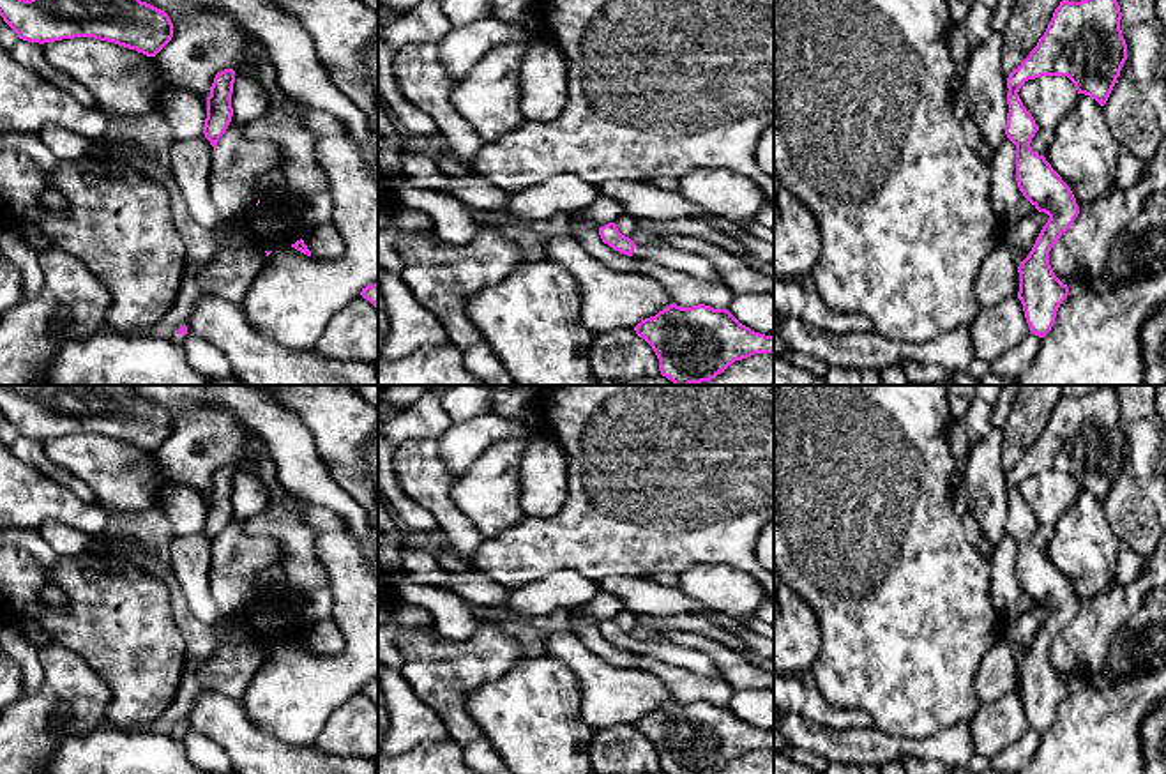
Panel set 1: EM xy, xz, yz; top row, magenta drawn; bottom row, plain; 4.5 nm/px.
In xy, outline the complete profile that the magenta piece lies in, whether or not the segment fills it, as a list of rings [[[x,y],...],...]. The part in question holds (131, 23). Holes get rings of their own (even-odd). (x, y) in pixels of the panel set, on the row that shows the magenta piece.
[[[0,0],[0,16],[28,42],[94,37],[155,57],[173,37],[170,16],[141,0]]]

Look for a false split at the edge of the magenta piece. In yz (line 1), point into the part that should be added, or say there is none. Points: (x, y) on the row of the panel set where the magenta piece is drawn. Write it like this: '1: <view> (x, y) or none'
1: none

